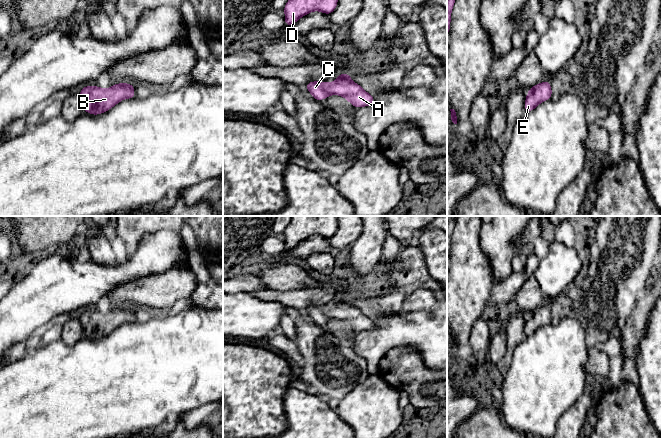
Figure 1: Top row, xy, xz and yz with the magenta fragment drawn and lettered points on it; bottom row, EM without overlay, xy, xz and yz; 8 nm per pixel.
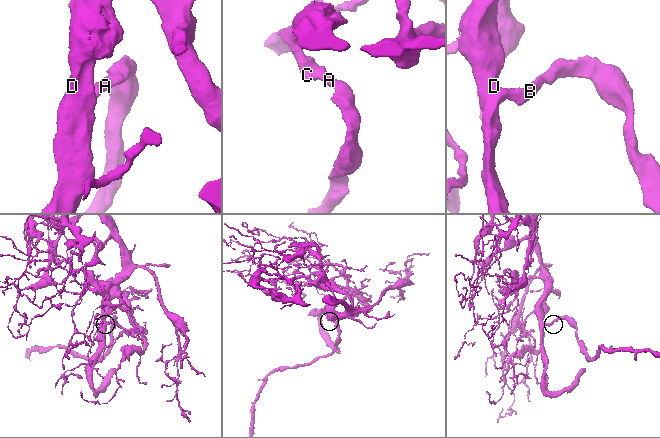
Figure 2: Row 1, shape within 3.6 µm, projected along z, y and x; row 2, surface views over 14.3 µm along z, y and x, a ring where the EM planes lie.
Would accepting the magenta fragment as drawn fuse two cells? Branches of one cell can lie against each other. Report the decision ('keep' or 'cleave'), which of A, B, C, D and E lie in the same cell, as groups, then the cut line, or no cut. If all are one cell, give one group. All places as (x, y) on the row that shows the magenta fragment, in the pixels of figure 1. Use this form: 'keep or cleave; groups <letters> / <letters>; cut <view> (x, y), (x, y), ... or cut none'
keep; groups A B C D E; cut none

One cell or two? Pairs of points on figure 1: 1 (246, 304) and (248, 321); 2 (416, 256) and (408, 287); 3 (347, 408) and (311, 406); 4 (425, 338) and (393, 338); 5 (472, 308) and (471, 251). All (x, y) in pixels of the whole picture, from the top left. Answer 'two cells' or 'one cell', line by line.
1: one cell
2: one cell
3: two cells
4: one cell
5: one cell

